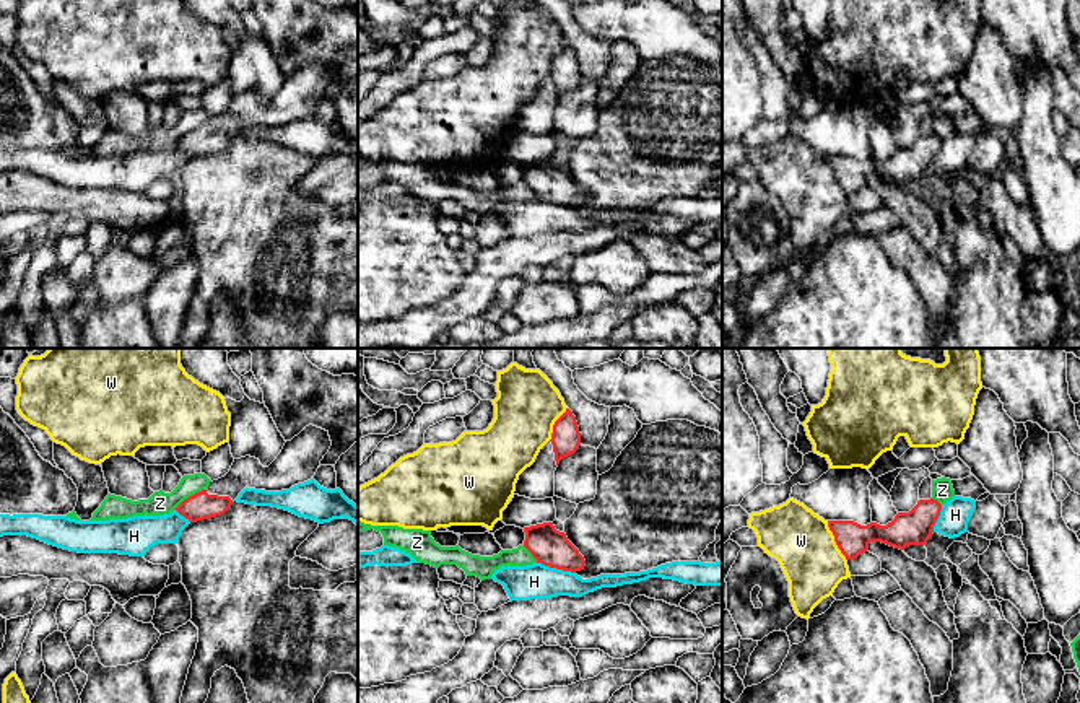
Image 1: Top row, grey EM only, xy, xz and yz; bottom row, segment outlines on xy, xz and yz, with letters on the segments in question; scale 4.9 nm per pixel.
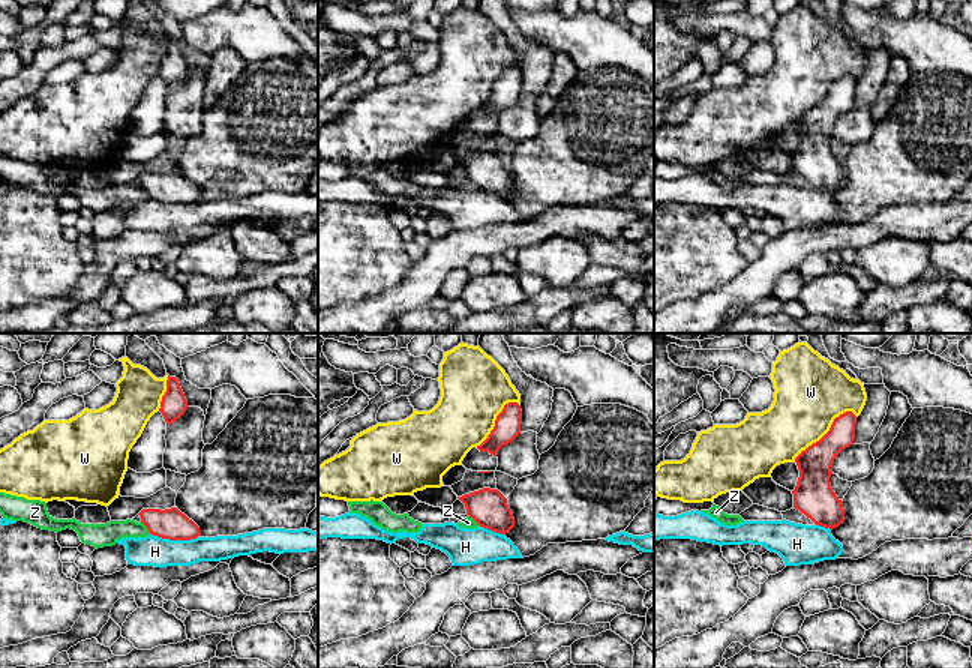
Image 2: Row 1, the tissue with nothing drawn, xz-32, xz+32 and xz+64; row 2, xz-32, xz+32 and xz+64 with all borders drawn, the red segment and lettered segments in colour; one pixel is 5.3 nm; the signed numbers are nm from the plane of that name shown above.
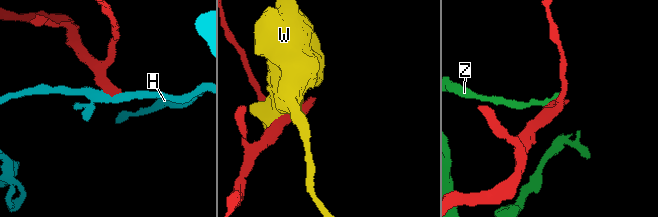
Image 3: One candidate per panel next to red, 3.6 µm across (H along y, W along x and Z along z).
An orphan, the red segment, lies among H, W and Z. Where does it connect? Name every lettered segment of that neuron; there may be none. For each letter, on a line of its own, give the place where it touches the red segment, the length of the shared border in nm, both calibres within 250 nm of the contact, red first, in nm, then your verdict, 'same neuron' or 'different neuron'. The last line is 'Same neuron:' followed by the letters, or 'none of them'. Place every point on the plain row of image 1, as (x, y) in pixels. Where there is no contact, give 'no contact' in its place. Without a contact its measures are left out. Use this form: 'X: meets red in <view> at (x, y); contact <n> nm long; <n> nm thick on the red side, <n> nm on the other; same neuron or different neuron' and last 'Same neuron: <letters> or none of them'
H: meets red in xz at (557, 204); contact 200 nm long; 190 nm thick on the red side, 180 nm on the other; different neuron
W: meets red in yz at (835, 176); contact 220 nm long; 160 nm thick on the red side, 300 nm on the other; different neuron
Z: meets red in xy at (189, 132); contact 190 nm long; 140 nm thick on the red side, 120 nm on the other; different neuron
Same neuron: none of them

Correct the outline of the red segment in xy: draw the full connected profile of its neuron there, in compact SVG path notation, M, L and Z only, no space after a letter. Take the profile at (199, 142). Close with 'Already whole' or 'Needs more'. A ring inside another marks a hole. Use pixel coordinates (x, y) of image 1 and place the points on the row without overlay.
M309 60L285 78L268 103L250 91L234 94L224 112L210 117L207 125L184 135L176 146L190 158L197 158L224 150L246 122L265 127L290 125L314 114L330 81L329 67Z. Needs more

